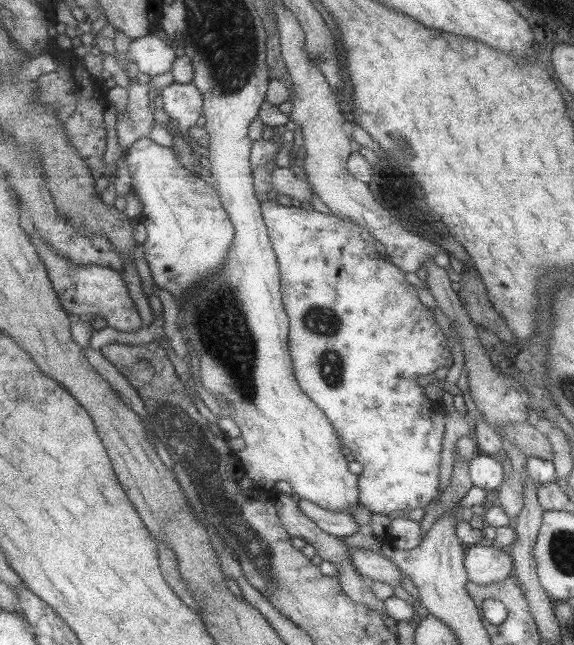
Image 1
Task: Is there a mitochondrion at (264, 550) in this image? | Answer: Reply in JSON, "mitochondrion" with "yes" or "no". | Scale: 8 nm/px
{"mitochondrion":"yes"}

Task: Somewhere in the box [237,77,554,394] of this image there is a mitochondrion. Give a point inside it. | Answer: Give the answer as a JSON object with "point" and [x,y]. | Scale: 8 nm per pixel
{"point":[320,319]}

